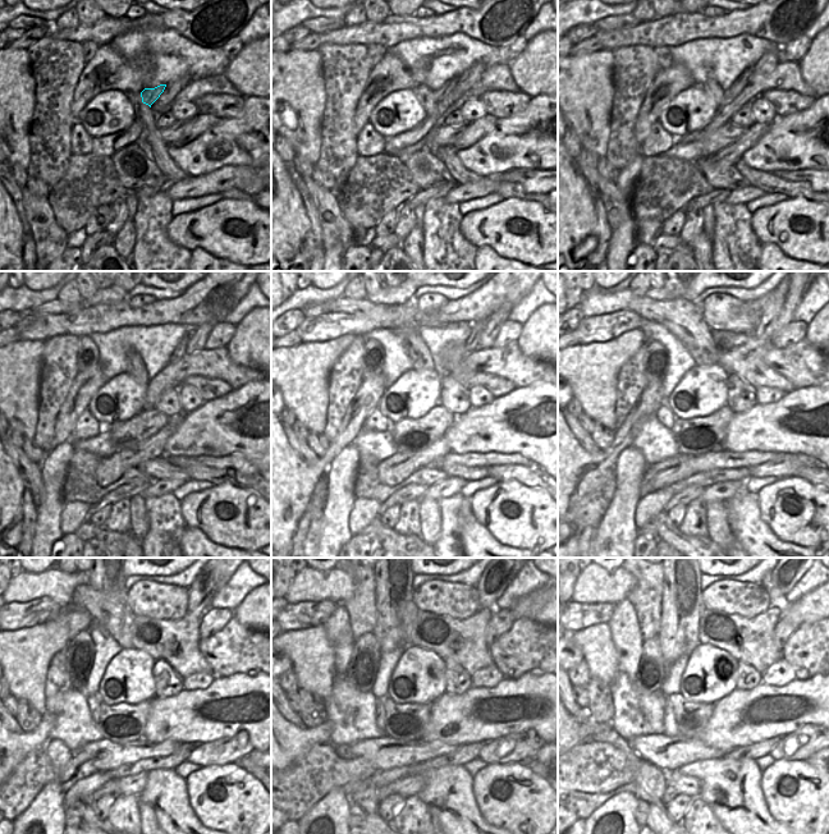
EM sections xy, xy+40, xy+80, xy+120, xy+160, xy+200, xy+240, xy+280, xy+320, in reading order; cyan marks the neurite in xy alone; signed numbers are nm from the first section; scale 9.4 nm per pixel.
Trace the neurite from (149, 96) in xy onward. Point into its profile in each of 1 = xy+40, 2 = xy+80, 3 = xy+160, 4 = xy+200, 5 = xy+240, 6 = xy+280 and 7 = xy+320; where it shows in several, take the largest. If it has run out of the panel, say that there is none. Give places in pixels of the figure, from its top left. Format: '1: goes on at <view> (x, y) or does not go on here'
1: goes on at xy+40 (447, 90)
2: goes on at xy+80 (740, 85)
3: goes on at xy+160 (477, 328)
4: goes on at xy+200 (777, 297)
5: goes on at xy+240 (204, 587)
6: goes on at xy+280 (493, 583)
7: goes on at xy+320 (783, 583)

